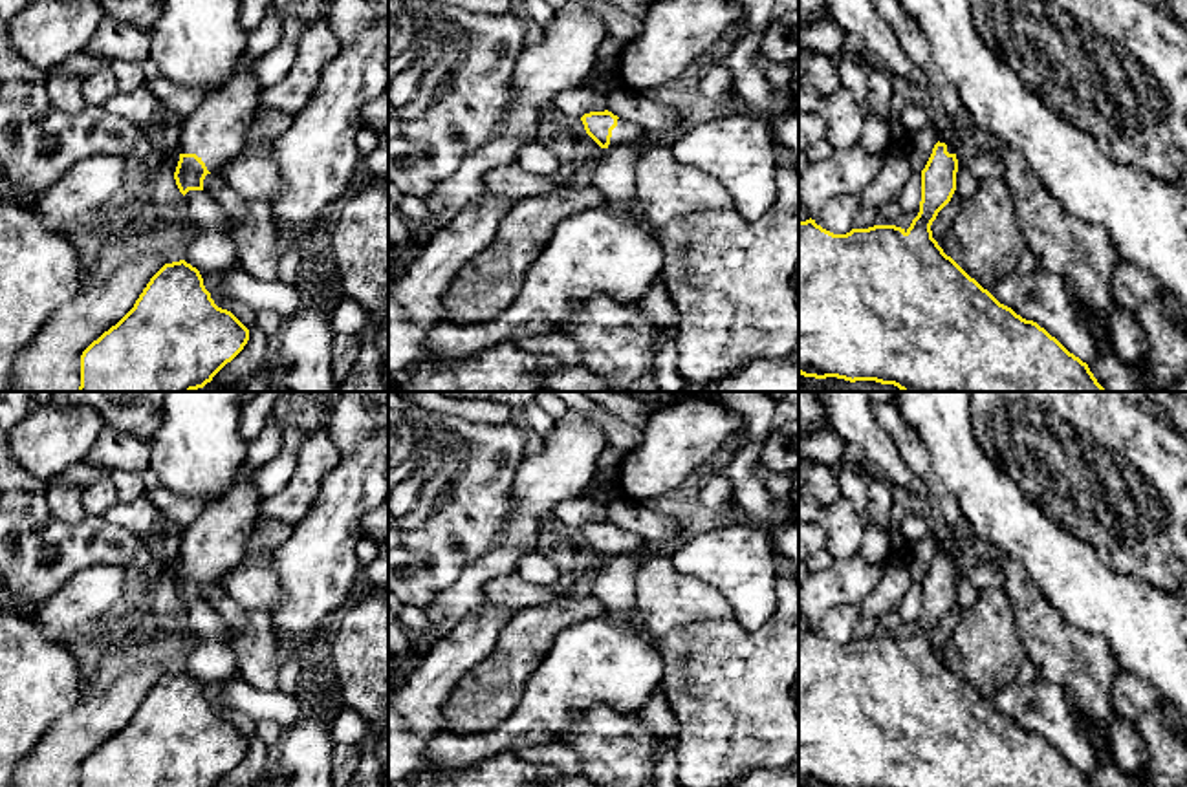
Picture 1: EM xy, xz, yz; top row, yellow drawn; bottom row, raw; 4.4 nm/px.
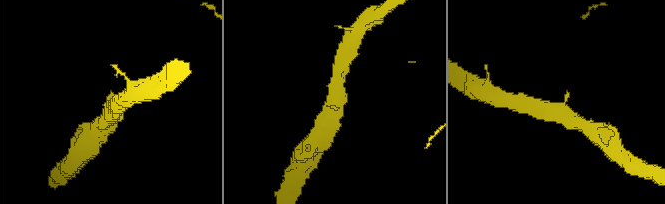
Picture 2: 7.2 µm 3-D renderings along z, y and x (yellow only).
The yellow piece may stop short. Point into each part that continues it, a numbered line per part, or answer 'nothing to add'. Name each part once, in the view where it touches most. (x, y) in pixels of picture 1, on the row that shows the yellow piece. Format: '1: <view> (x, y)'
1: xy (215, 130)

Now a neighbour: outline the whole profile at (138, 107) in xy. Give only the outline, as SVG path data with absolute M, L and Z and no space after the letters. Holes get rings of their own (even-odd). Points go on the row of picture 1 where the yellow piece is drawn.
M145 86L134 92L117 92L103 108L114 115L130 121L136 126L143 126L161 108L161 101Z

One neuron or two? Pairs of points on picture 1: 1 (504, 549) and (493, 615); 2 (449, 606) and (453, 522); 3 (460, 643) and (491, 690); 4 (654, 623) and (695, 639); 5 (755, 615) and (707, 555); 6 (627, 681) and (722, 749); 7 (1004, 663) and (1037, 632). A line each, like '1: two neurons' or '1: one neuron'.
1: two neurons
2: two neurons
3: two neurons
4: two neurons
5: one neuron
6: two neurons
7: two neurons

